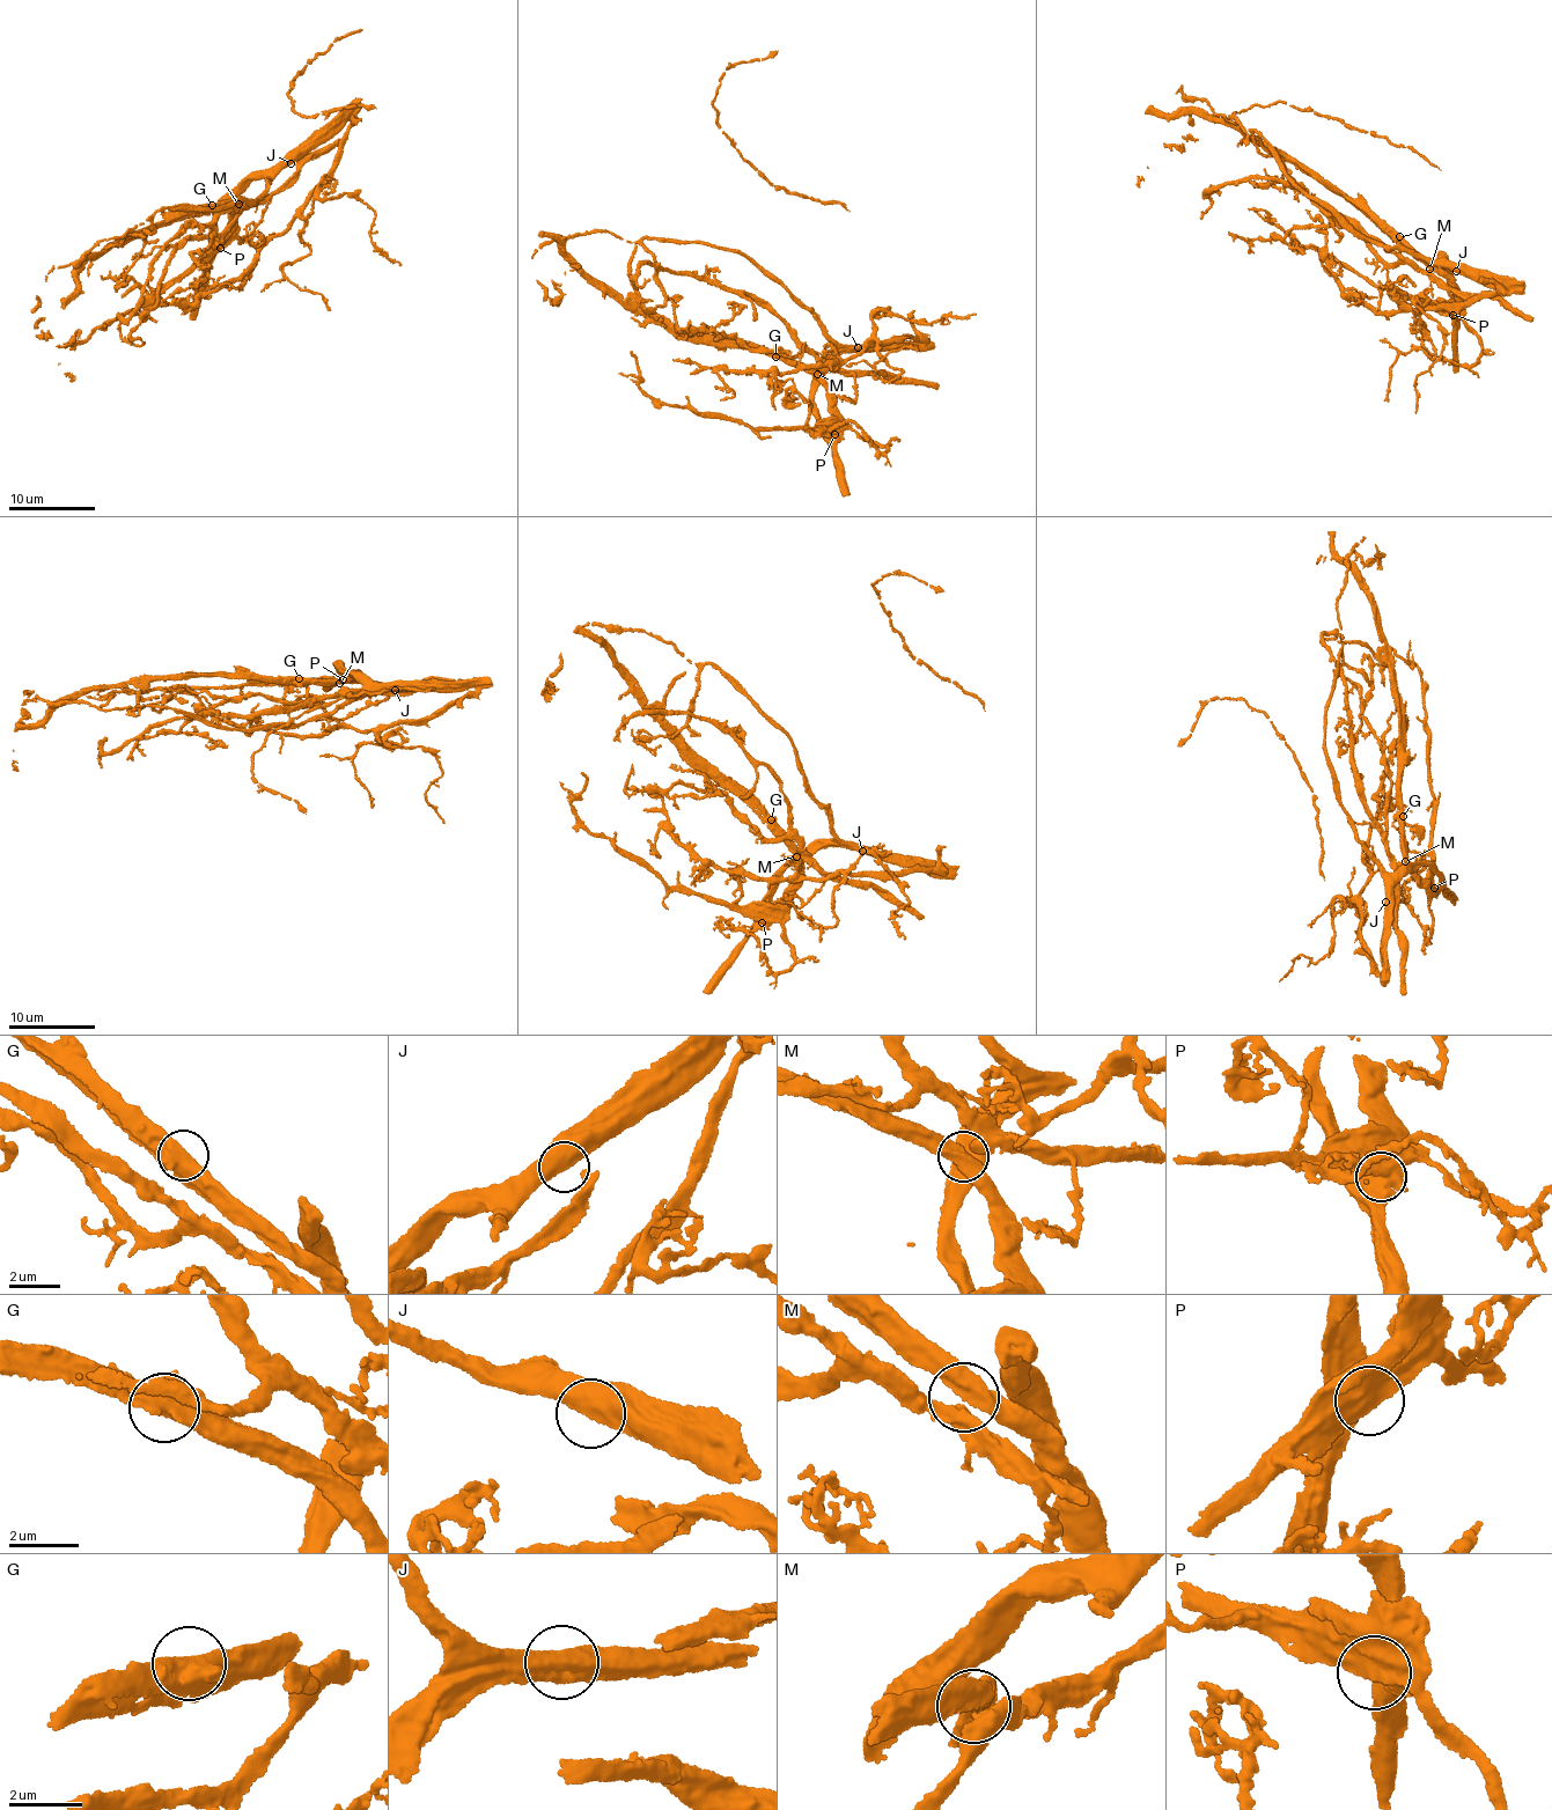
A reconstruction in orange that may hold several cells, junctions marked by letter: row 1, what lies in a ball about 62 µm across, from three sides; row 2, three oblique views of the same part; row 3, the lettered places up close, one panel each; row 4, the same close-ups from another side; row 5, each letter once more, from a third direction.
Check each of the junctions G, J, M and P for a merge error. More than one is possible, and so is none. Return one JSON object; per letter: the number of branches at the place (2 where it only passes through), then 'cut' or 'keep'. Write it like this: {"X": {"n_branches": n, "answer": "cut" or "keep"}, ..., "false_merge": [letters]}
{"G": {"n_branches": 2, "answer": "keep"}, "J": {"n_branches": 2, "answer": "keep"}, "M": {"n_branches": 3, "answer": "keep"}, "P": {"n_branches": 2, "answer": "keep"}, "false_merge": []}

